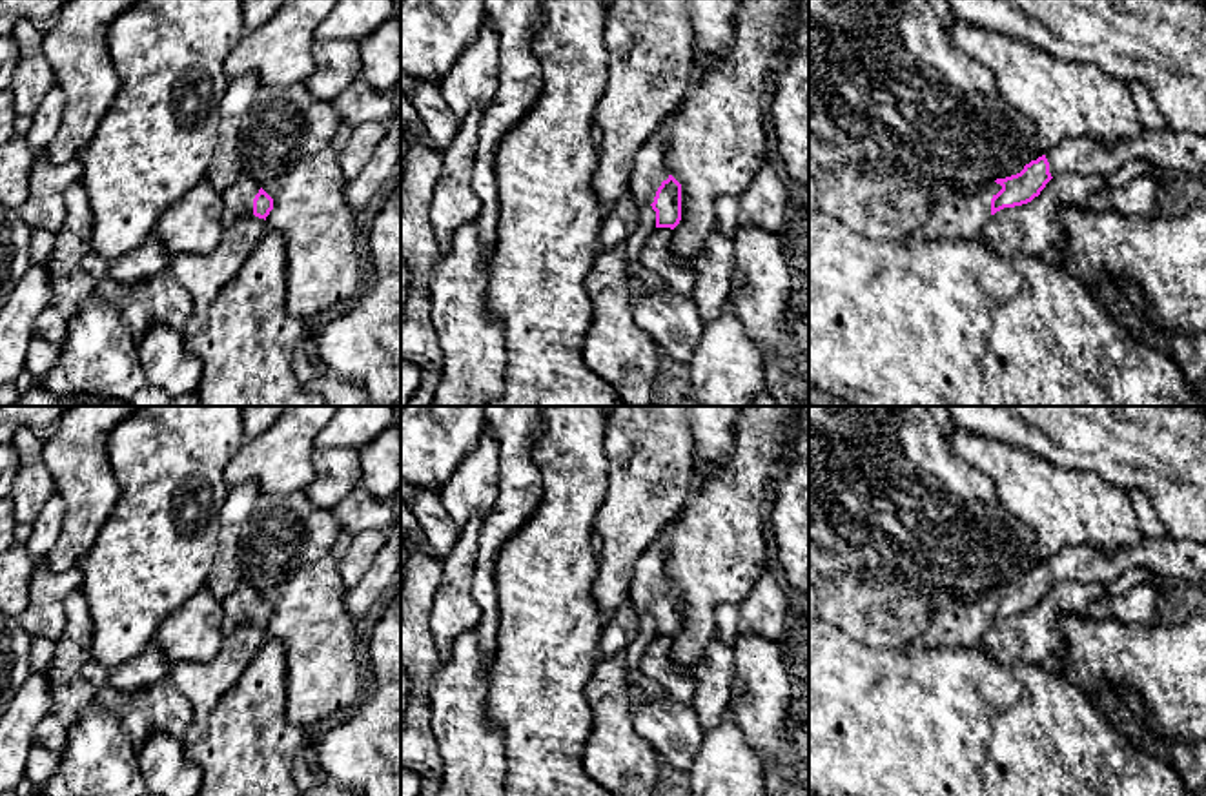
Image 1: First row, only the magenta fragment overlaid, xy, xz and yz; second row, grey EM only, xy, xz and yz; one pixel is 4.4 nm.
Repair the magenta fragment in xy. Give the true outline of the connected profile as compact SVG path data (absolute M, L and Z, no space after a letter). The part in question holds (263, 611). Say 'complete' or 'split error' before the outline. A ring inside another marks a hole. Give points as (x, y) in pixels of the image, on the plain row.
split error; M240 581L239 588L233 590L220 603L224 614L231 617L237 625L251 621L266 628L266 625L273 617L273 607L246 581Z

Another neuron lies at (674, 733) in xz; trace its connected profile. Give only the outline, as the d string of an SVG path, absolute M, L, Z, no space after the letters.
M629 670L634 729L658 752L665 772L683 778L692 767L705 732L692 707L674 703L641 672Z

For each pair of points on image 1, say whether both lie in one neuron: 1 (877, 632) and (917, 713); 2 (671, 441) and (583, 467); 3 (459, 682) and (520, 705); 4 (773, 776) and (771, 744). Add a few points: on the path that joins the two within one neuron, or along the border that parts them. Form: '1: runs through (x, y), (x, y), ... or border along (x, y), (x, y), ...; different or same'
1: border along (844, 631), (873, 647), (913, 647), (919, 643); different
2: border along (609, 467), (603, 501), (598, 509); different
3: border along (492, 660), (489, 716), (500, 727), (500, 734); different
4: border along (760, 758), (789, 764); different

